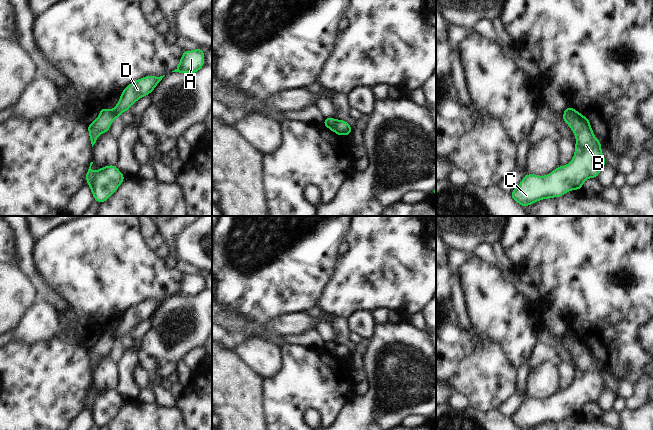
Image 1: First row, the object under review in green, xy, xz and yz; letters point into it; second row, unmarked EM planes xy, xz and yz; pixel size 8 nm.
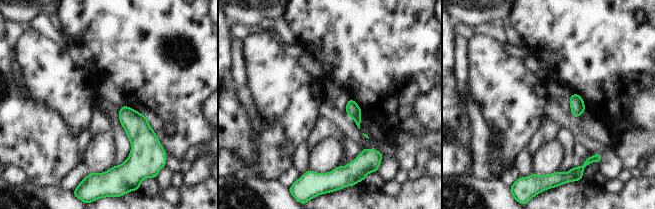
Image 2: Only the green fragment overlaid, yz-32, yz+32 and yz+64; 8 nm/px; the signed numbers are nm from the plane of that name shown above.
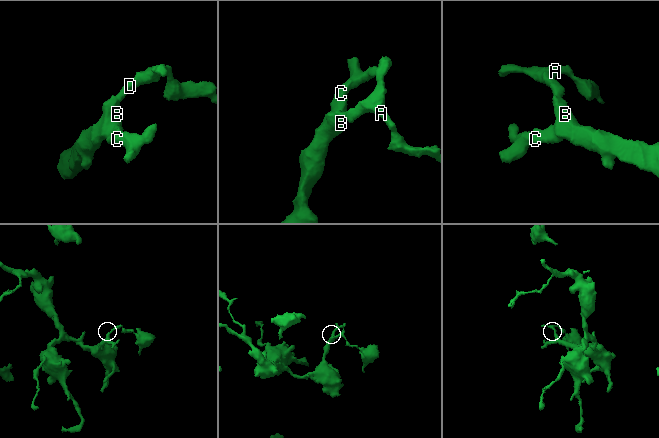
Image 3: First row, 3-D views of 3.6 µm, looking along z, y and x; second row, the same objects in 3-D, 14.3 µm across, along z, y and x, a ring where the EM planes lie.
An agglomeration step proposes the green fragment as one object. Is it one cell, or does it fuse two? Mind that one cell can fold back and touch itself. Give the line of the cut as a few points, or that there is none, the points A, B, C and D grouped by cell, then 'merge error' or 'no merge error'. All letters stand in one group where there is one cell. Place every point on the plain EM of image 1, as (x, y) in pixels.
yz (565, 335), (577, 337) | A D / B C | merge error

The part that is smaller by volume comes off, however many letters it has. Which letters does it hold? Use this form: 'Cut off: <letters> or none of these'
Cut off: A, D

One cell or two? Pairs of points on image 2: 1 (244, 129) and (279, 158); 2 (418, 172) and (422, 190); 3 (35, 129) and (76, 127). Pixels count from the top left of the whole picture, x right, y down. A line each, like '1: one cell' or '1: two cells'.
1: one cell
2: two cells
3: two cells

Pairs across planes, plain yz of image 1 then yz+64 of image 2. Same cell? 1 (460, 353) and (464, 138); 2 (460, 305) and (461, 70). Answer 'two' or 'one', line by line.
1: one
2: one

